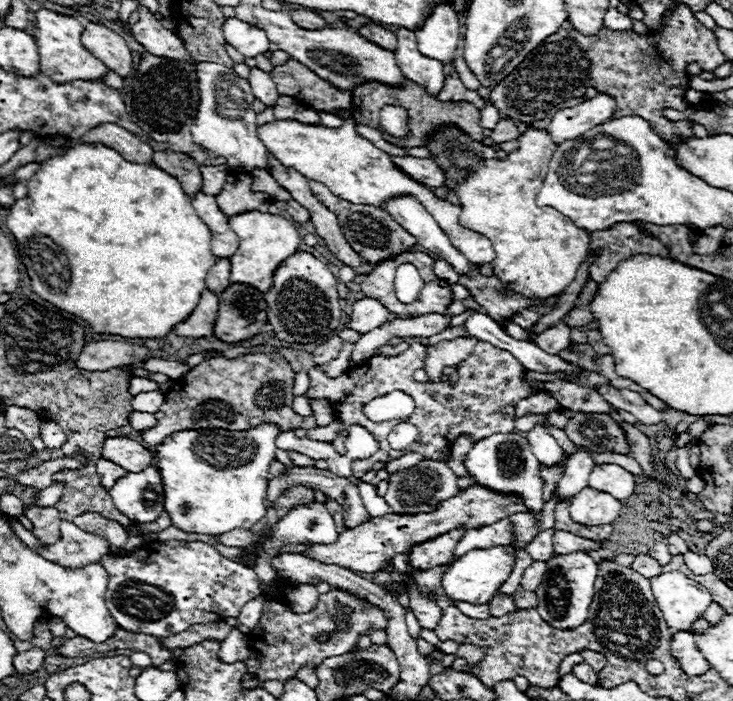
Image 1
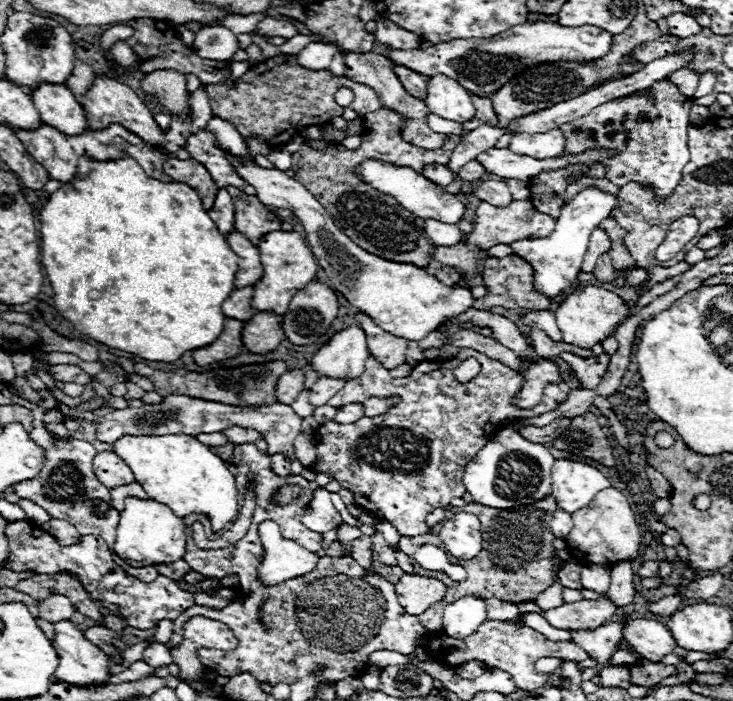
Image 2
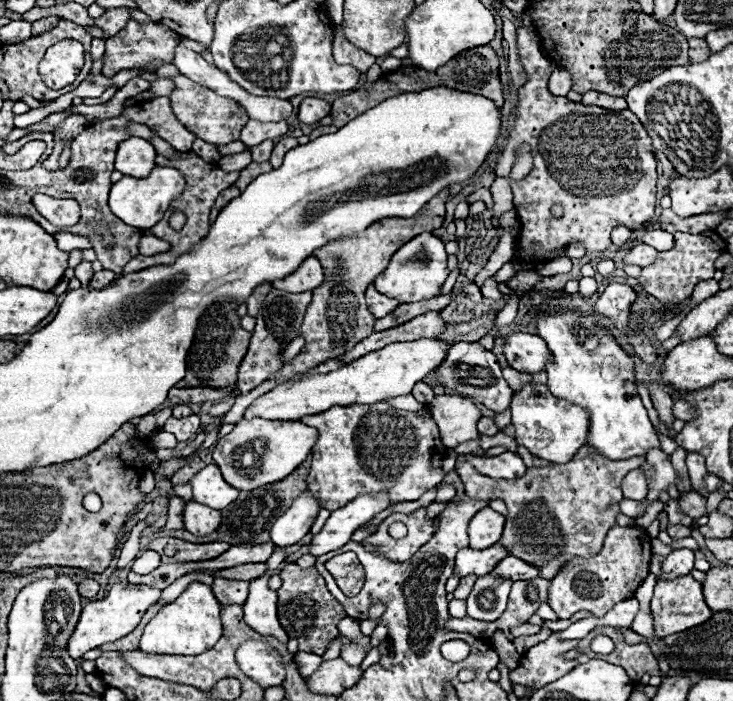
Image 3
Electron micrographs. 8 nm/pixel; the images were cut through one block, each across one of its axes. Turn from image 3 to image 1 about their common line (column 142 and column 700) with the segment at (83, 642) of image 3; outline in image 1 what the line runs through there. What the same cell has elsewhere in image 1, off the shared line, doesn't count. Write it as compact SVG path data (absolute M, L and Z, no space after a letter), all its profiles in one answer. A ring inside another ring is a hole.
M666 572L650 578L654 598L670 628L690 630L712 602L710 592L682 572Z

